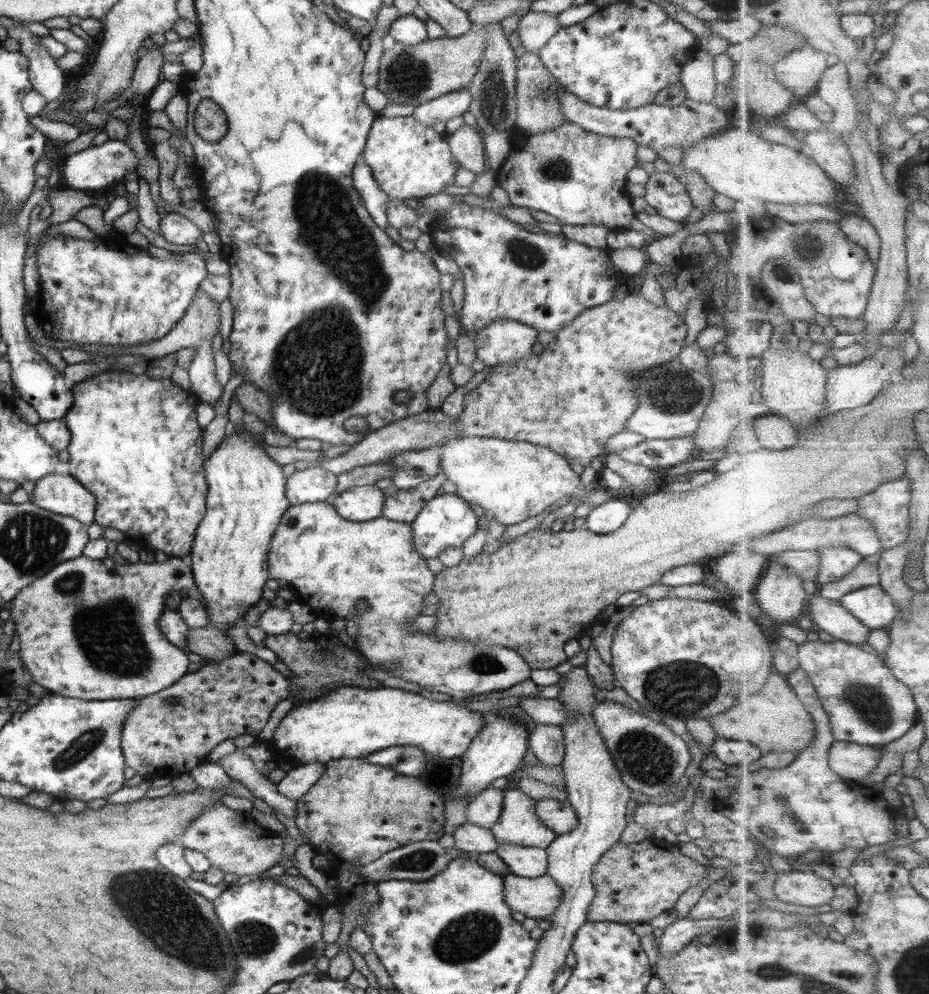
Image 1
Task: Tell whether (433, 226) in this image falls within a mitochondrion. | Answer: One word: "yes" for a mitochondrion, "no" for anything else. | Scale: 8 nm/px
no

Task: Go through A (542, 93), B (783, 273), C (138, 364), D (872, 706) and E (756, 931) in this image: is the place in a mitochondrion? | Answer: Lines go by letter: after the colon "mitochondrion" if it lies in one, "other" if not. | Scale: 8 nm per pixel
A: mitochondrion
B: mitochondrion
C: mitochondrion
D: mitochondrion
E: other

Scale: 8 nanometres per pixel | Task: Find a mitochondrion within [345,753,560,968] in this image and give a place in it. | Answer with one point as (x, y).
(469, 937)

